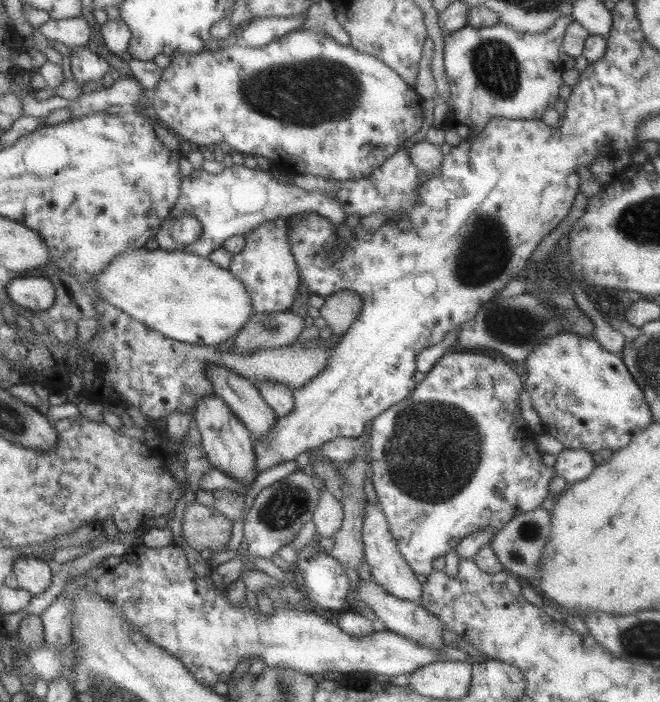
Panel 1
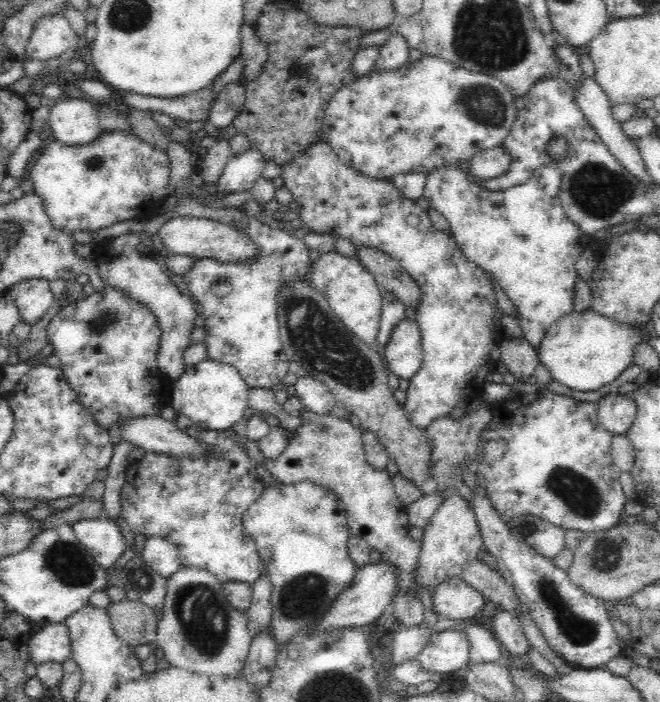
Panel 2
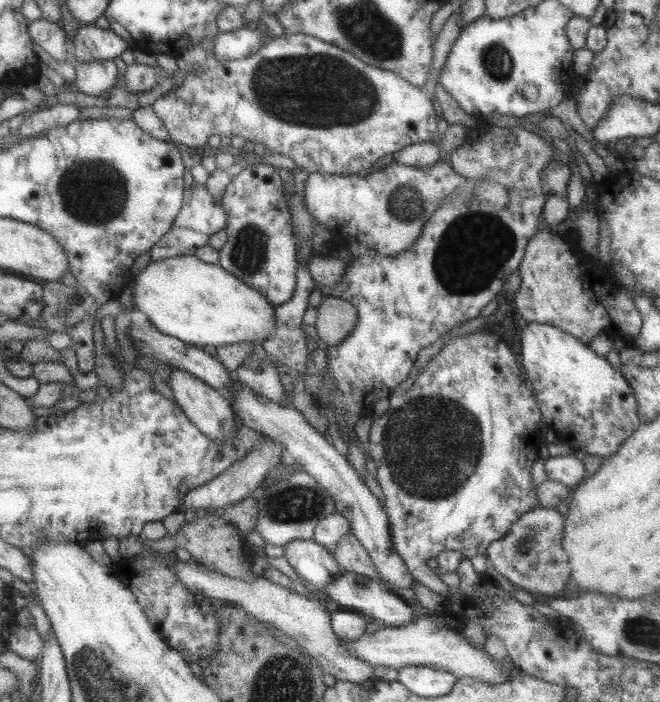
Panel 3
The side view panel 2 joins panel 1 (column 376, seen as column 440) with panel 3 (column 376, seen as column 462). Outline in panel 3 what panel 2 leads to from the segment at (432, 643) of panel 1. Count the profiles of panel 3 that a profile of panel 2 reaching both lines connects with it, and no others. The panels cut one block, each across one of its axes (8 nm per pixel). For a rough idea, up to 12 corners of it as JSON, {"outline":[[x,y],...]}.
{"outline":[[343,572],[326,586],[338,606],[382,626],[414,609],[388,584]]}

